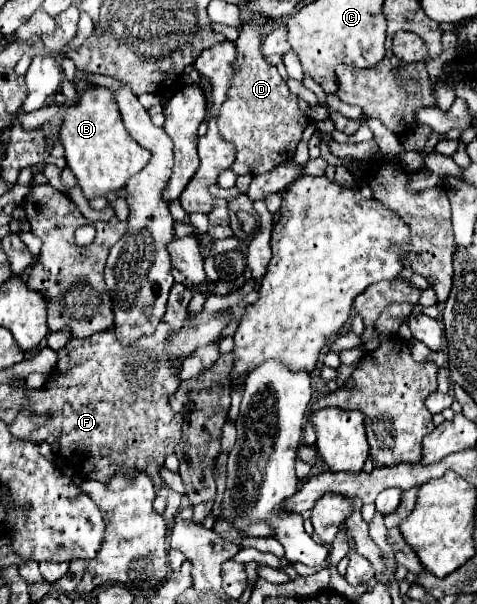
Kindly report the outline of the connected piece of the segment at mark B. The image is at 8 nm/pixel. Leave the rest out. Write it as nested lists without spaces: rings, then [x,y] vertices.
[[[105,87],[87,89],[79,101],[67,109],[63,127],[59,131],[59,141],[65,147],[67,165],[73,171],[87,201],[105,197],[111,191],[117,193],[151,159],[151,153],[137,145],[127,133],[119,115],[119,107],[115,105],[111,91]]]

